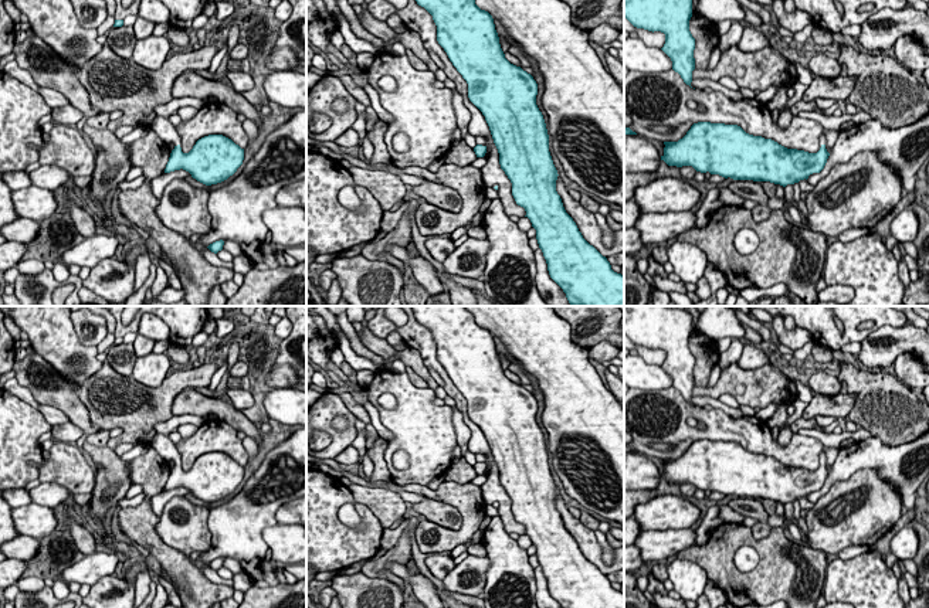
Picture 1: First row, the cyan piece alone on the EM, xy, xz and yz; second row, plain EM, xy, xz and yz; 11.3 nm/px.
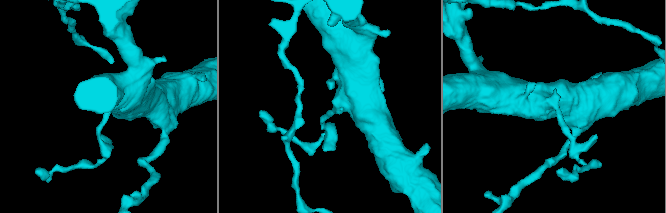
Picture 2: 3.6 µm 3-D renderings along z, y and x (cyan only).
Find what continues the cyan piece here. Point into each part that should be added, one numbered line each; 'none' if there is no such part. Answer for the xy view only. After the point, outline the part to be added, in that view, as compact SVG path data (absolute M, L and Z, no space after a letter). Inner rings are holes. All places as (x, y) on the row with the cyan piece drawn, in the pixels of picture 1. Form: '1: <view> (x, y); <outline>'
1: xy (163, 128); M155 116L150 128L165 143L173 143L174 146L180 145L180 136L169 119L162 116Z

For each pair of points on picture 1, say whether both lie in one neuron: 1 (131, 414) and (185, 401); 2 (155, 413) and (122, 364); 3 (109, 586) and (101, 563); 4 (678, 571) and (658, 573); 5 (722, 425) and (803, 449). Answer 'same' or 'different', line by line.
1: different
2: different
3: different
4: different
5: same

